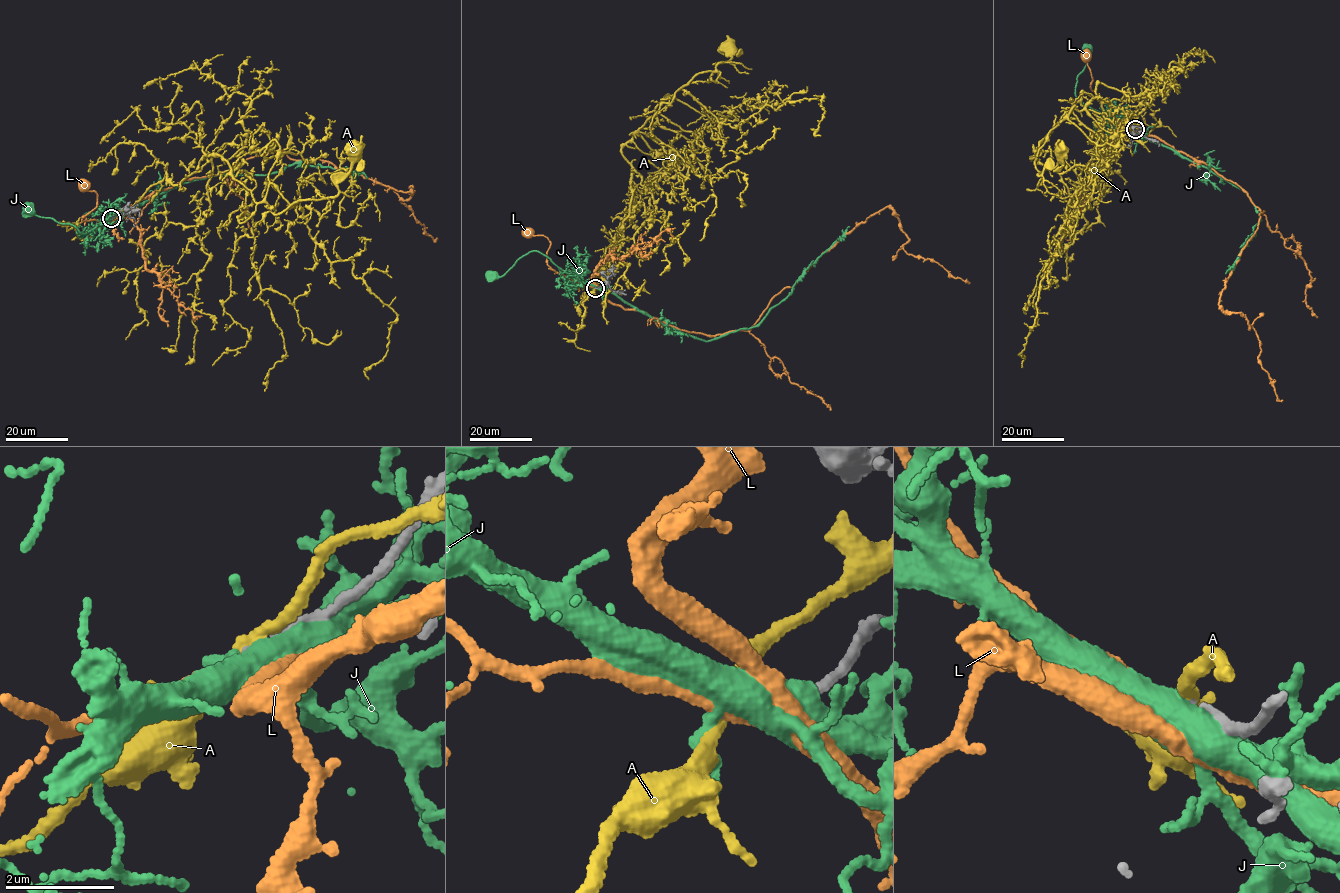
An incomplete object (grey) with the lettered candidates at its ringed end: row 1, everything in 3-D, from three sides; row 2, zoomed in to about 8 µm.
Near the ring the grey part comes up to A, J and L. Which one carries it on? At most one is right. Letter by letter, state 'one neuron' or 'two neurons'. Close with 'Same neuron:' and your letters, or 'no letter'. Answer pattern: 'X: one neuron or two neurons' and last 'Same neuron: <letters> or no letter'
A: two neurons
J: two neurons
L: two neurons
Same neuron: no letter

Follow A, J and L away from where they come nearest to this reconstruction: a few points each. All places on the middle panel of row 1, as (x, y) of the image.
A: (595, 287), (621, 243), (633, 193), (622, 148), (675, 93), (731, 58), (727, 48)
J: (597, 288), (564, 271), (535, 250), (522, 256), (502, 275), (490, 274)
L: (595, 288), (581, 285), (557, 274), (546, 263), (551, 243), (548, 238), (527, 232)

